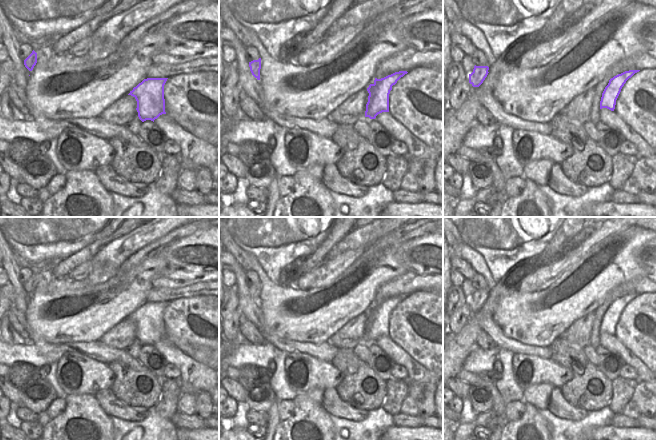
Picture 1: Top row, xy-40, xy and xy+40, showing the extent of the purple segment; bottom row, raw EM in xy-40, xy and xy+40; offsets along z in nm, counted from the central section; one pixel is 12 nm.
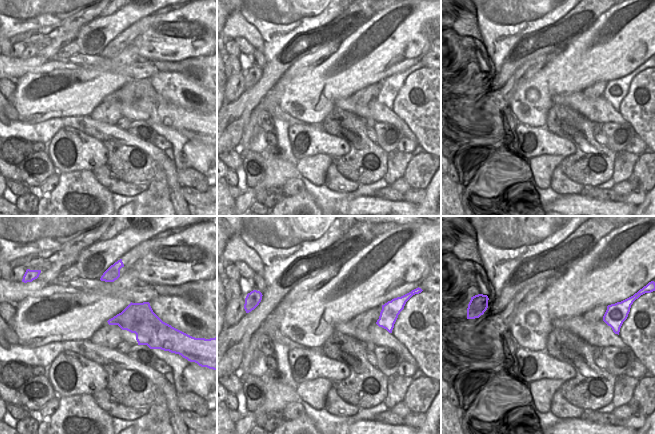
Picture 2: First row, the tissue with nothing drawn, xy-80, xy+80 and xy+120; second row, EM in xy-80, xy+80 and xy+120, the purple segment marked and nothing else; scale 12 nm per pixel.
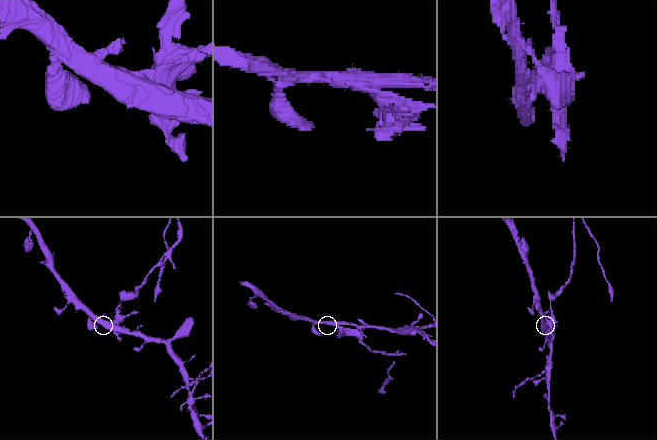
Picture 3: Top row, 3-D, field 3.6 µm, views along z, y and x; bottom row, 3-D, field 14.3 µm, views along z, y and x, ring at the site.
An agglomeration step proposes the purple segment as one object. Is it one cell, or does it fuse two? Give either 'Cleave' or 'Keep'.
Cleave

